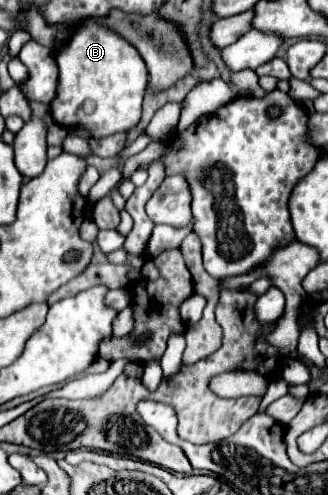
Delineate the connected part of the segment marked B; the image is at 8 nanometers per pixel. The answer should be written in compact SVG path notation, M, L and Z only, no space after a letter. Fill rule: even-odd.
M85 21L77 33L55 55L59 67L57 97L51 101L51 117L67 129L83 127L91 139L103 139L115 133L127 133L141 121L141 105L149 73L133 45L121 41L117 33ZM87 101L95 101L87 105Z

